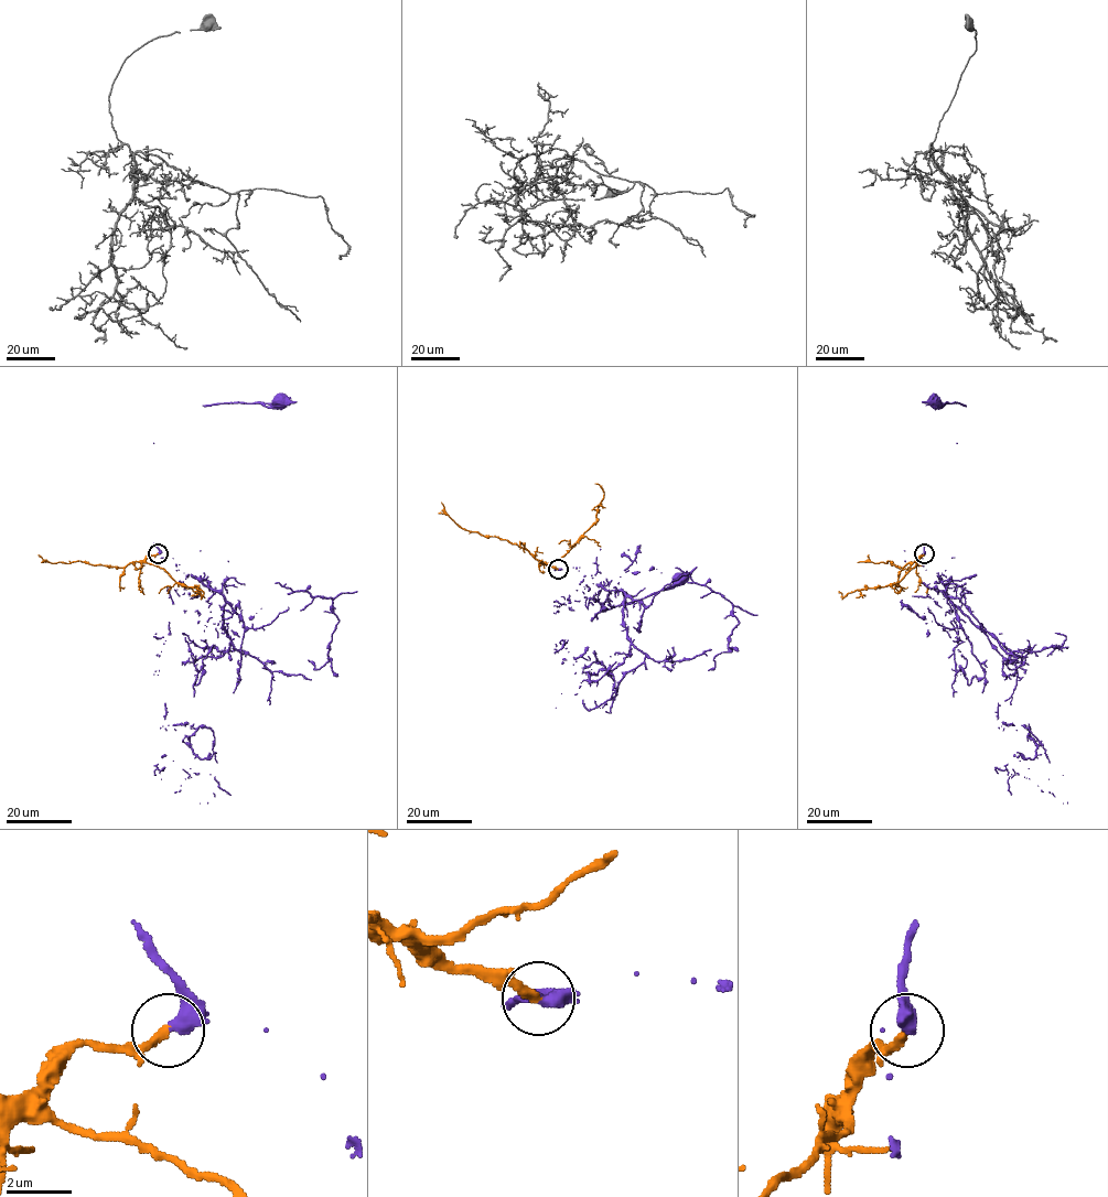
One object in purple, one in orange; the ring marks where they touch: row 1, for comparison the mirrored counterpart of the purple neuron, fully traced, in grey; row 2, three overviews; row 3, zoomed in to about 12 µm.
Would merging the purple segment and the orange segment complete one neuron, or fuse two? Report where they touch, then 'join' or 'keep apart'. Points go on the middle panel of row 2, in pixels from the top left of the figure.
place (558, 569); join

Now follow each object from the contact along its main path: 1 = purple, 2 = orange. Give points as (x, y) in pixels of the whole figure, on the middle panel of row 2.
1: (558, 569), (555, 570), (604, 610), (671, 588), (679, 578)
2: (558, 569), (496, 537), (463, 529), (447, 514), (441, 502)

